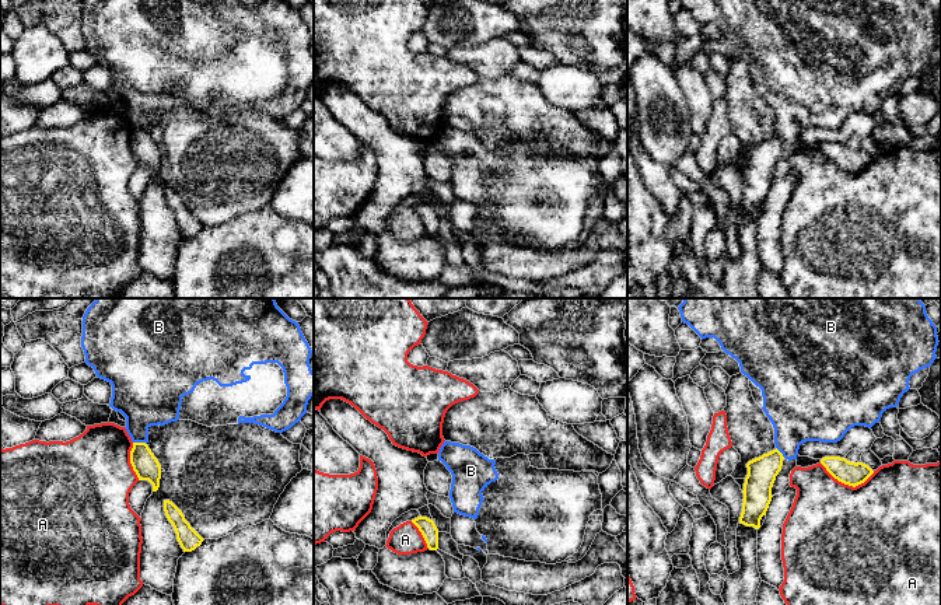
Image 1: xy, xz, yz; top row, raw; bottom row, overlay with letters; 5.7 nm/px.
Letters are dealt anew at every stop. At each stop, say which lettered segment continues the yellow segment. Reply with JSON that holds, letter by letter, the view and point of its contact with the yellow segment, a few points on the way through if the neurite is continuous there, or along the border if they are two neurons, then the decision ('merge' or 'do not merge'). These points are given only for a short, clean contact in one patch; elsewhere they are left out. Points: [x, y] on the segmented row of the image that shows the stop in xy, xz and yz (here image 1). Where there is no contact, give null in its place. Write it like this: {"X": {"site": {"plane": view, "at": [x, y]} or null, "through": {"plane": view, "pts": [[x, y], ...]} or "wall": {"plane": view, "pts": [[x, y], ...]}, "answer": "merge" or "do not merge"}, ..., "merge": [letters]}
{"A": {"site": {"plane": "yz", "at": [847, 483]}, "answer": "do not merge"}, "B": {"site": {"plane": "xy", "at": [140, 443]}, "wall": {"plane": "xy", "pts": [[133, 441], [143, 441], [146, 444]]}, "answer": "do not merge"}, "merge": []}

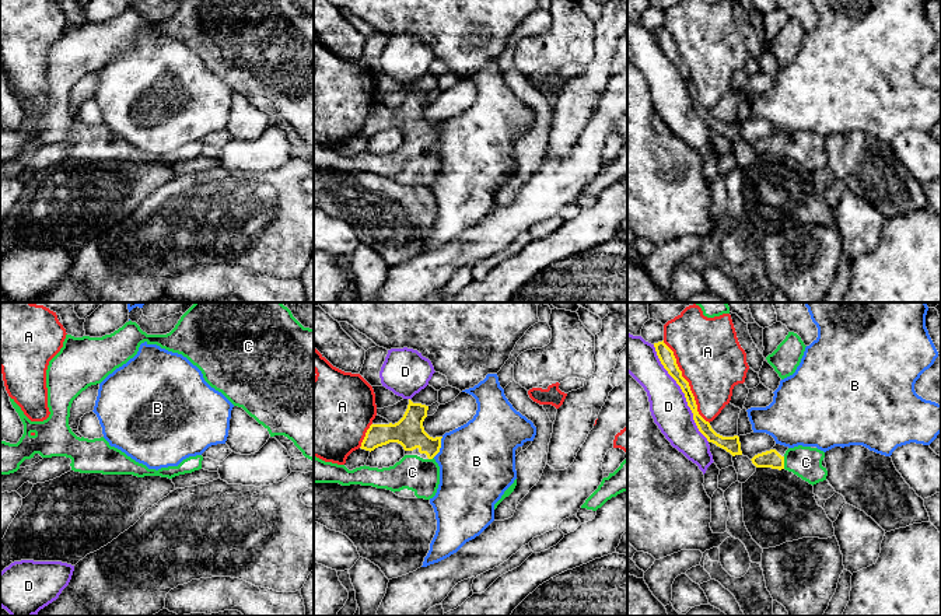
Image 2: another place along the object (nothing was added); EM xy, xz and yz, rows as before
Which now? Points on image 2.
{"A": {"site": {"plane": "yz", "at": [688, 382]}, "answer": "do not merge"}, "B": {"site": {"plane": "xz", "at": [440, 447]}, "wall": {"plane": "xz", "pts": [[443, 437], [441, 447], [433, 457]]}, "answer": "do not merge"}, "C": {"site": {"plane": "yz", "at": [783, 462]}, "answer": "merge"}, "D": {"site": {"plane": "yz", "at": [684, 392]}, "answer": "do not merge"}, "merge": ["C"]}

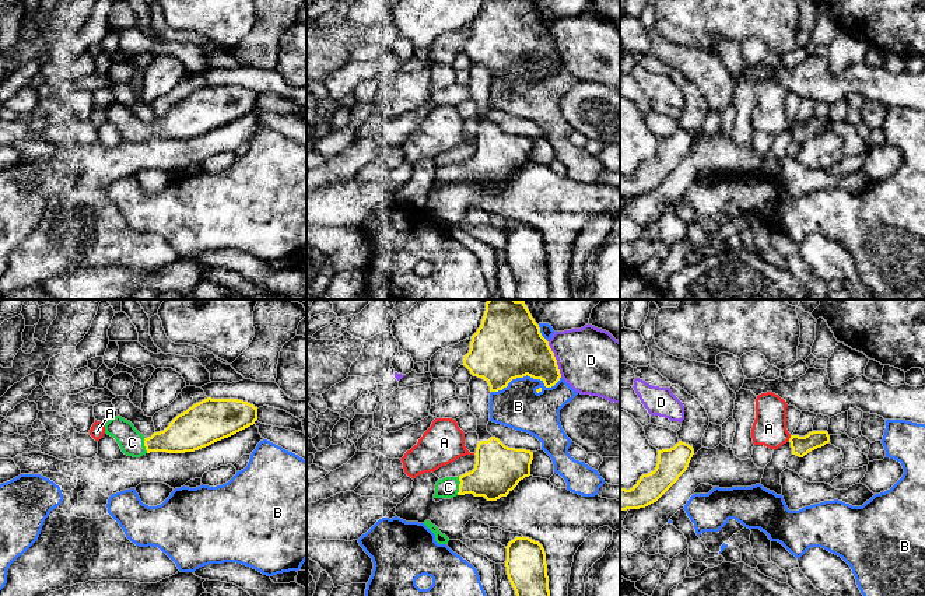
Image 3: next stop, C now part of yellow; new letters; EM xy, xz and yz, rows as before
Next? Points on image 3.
{"A": {"site": {"plane": "yz", "at": [789, 438]}, "wall": {"plane": "yz", "pts": [[791, 435], [788, 440]]}, "answer": "do not merge"}, "B": {"site": {"plane": "xz", "at": [526, 374]}, "answer": "do not merge"}, "C": {"site": {"plane": "xz", "at": [459, 486]}, "through": {"plane": "xz", "pts": [[498, 469], [486, 480], [459, 486], [448, 487]]}, "answer": "merge"}, "D": {"site": {"plane": "xz", "at": [556, 360]}, "answer": "do not merge"}, "merge": ["C"]}

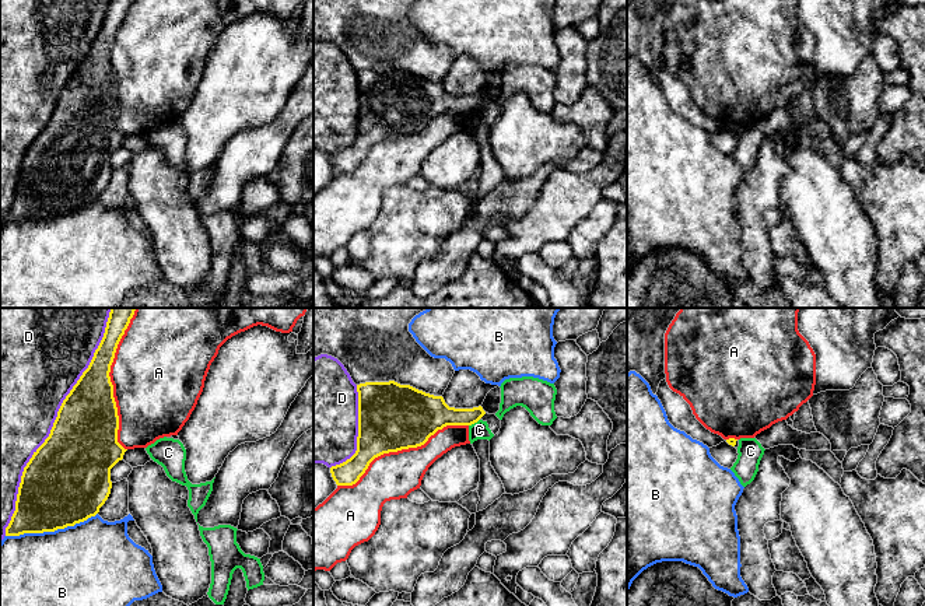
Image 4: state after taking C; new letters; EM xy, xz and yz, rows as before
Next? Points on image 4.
{"A": {"site": {"plane": "xy", "at": [109, 379]}, "answer": "do not merge"}, "B": {"site": {"plane": "xy", "at": [51, 531]}, "answer": "do not merge"}, "C": {"site": {"plane": "xz", "at": [473, 423]}, "wall": {"plane": "xz", "pts": [[479, 419], [469, 426]]}, "answer": "do not merge"}, "D": {"site": {"plane": "xy", "at": [55, 421]}, "answer": "do not merge"}, "merge": []}

